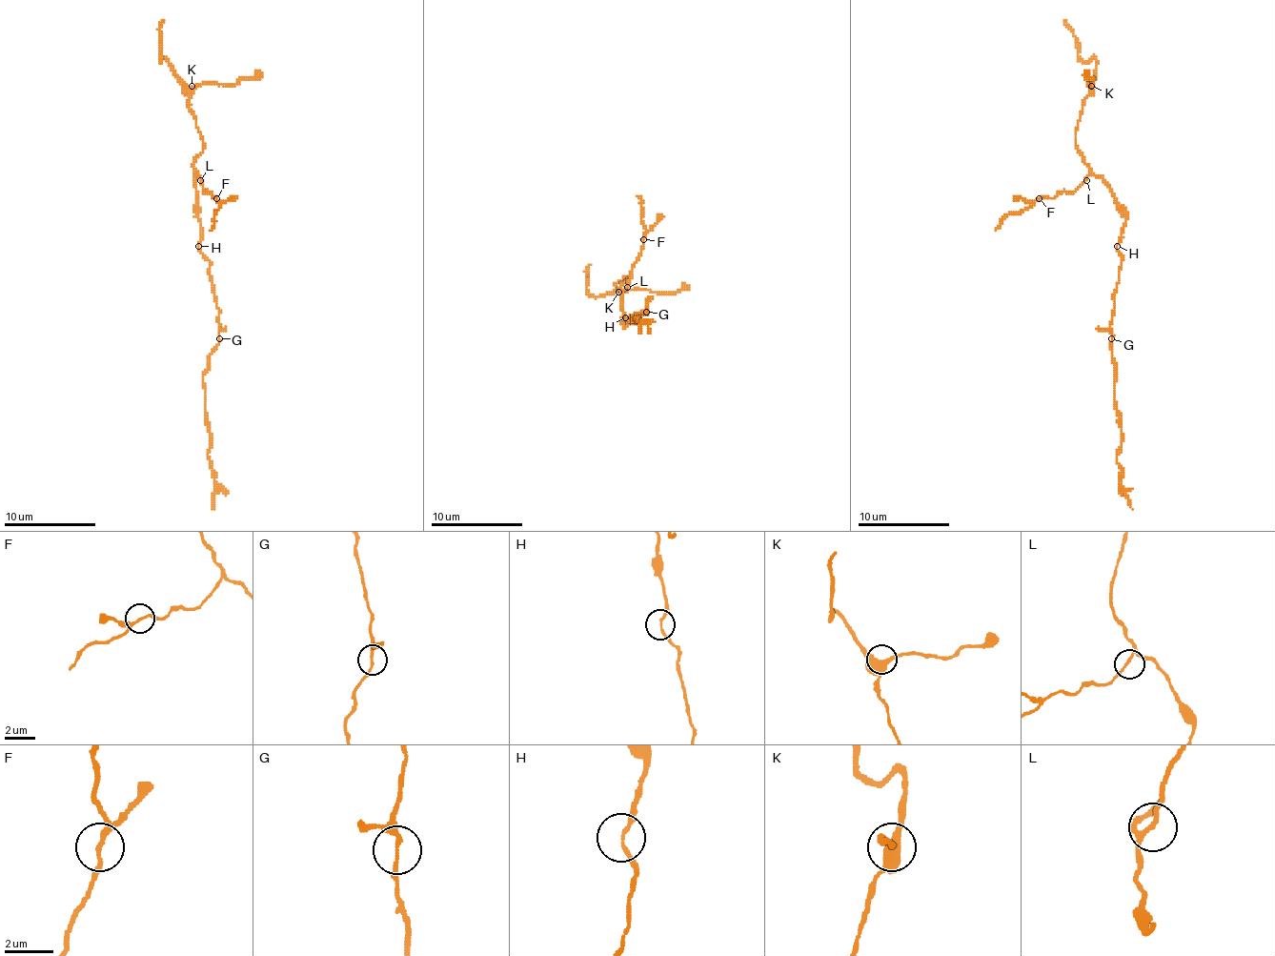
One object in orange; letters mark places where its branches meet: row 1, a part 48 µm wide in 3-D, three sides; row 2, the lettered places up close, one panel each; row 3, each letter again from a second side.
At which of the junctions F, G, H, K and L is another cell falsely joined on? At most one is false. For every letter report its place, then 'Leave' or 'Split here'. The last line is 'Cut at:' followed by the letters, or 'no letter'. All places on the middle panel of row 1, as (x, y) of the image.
F: Place: (643, 239). Leave
G: Place: (646, 312). Leave
H: Place: (625, 317). Leave
K: Place: (618, 292). Leave
L: Place: (627, 287). Leave
Cut at: no letter

